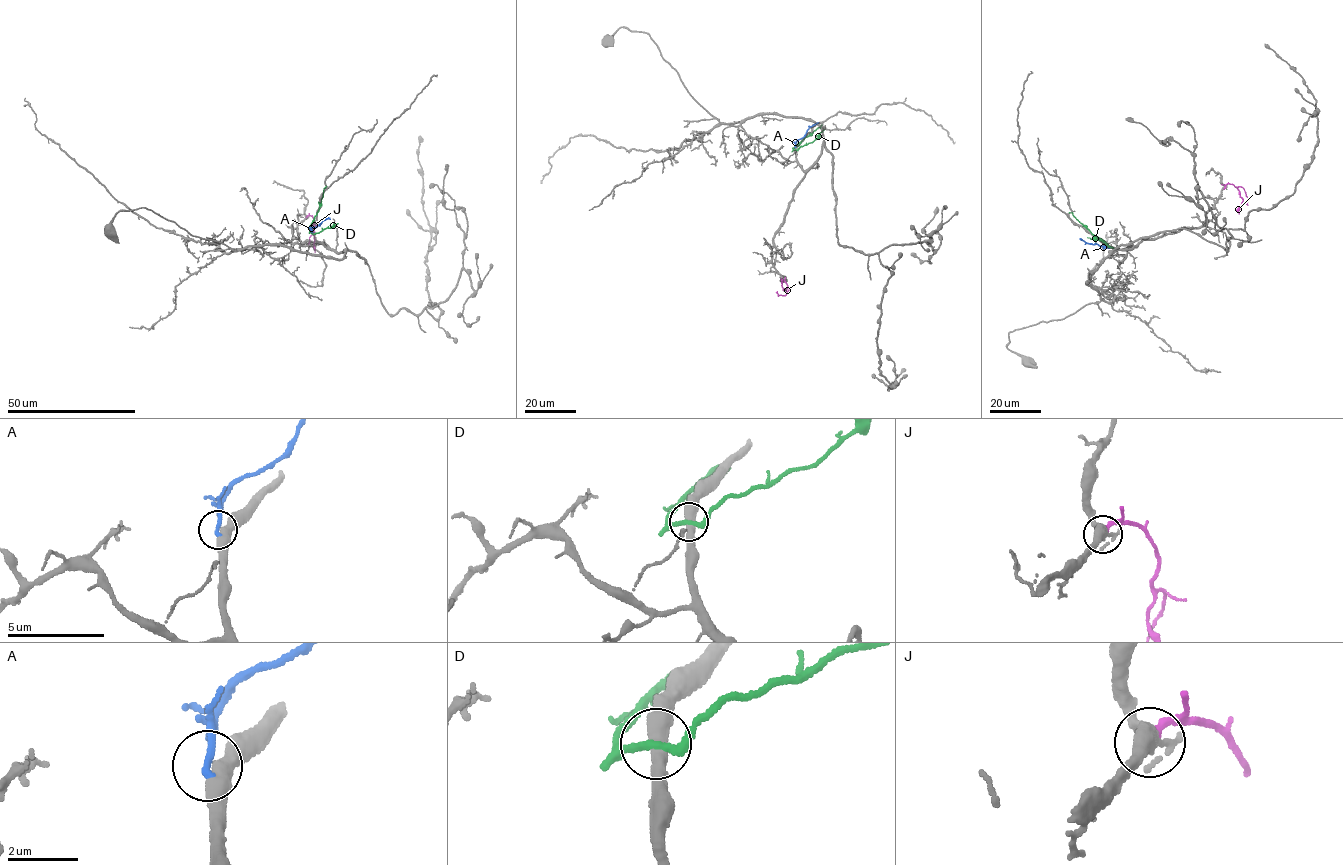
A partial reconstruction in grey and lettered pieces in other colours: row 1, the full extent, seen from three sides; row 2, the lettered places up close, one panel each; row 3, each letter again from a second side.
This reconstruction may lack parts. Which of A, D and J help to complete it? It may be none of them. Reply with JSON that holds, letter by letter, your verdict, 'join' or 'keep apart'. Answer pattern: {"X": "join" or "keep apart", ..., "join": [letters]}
{"A": "join", "D": "keep apart", "J": "keep apart", "join": ["A"]}

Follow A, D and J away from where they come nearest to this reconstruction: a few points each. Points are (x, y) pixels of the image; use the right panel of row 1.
A: (1108, 248), (1079, 239)
D: (1112, 248), (1069, 212)
J: (1225, 187), (1232, 184), (1239, 191), (1242, 199), (1239, 213)

